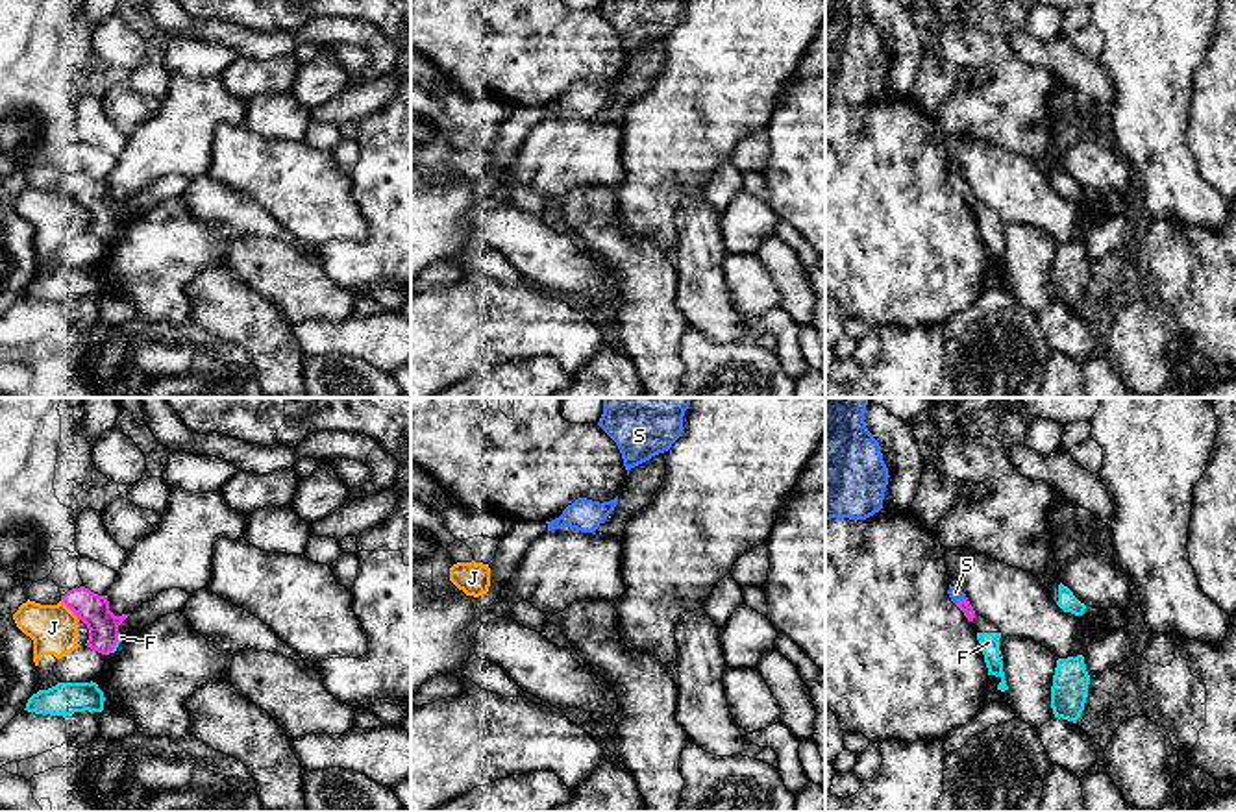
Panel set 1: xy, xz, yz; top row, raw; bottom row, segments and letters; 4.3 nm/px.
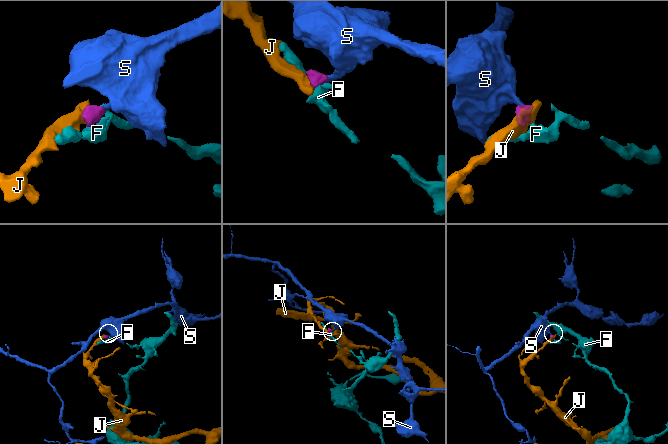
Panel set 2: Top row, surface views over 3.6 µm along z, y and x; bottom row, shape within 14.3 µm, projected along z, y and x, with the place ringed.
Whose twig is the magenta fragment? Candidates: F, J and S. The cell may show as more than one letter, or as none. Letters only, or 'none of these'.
S

